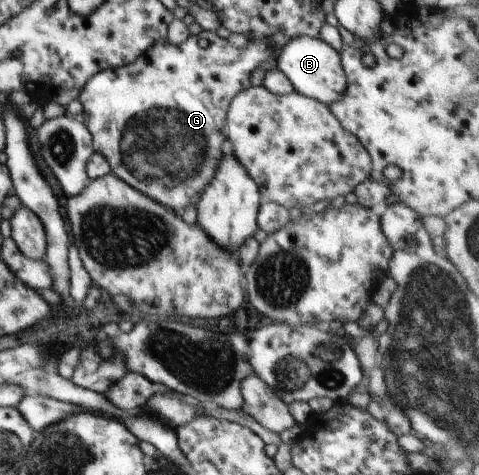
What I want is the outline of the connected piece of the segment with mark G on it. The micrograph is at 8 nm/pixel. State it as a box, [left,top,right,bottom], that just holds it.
[79,31,274,212]

